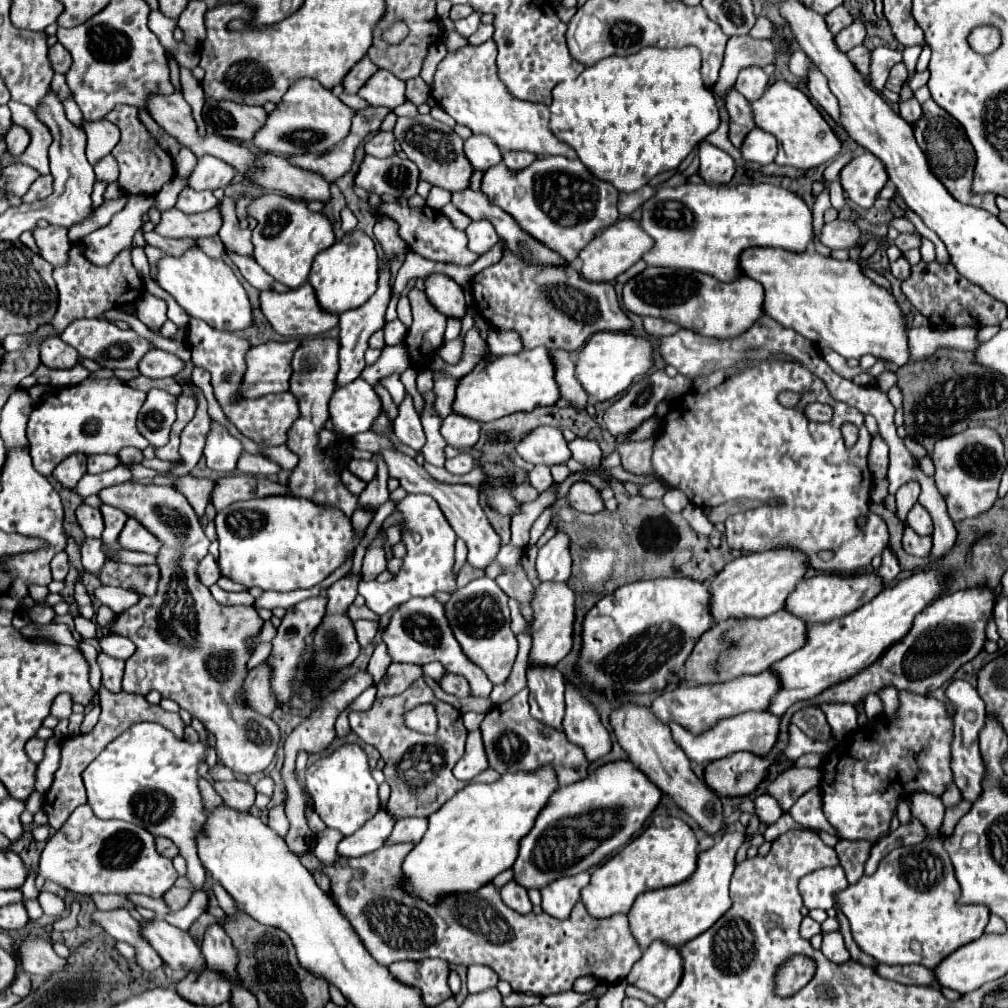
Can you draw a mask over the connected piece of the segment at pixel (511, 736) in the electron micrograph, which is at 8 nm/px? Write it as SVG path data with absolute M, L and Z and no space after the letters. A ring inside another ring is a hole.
M526 688L520 690L516 696L512 696L508 702L494 706L482 720L480 730L488 764L500 774L518 770L536 770L544 764L554 764L558 772L558 782L562 786L574 784L588 776L588 760L584 756L584 750L572 744L562 730L550 728L530 716Z

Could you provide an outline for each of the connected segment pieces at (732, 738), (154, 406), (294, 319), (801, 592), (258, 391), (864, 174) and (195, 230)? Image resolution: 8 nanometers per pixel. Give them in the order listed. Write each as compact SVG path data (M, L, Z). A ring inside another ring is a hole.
M742 712L738 716L720 720L718 724L704 730L702 734L692 734L690 730L686 730L684 726L680 726L676 722L670 722L668 726L672 730L674 742L686 752L686 756L692 762L710 764L714 760L720 760L720 758L730 756L730 754L740 752L740 750L748 750L748 752L756 752L758 756L766 756L766 752L770 752L770 748L778 740L778 720L780 718L770 714L770 712Z
M150 390L138 414L138 432L154 446L164 446L176 420L176 396L164 390Z
M308 282L302 284L302 288L288 290L284 294L278 294L272 290L260 292L260 308L266 320L272 324L272 328L282 336L318 336L338 326L338 316L328 314L318 306L314 288Z
M864 572L854 576L844 574L816 574L812 578L802 580L796 590L786 600L786 610L794 612L796 616L802 616L808 624L814 622L826 622L834 620L838 616L846 616L846 612L854 612L854 608L860 608L862 604L870 602L878 592L882 590L882 580L876 572Z
M300 340L266 342L250 348L246 354L248 370L244 376L242 396L262 396L272 392L288 392L292 376L292 356Z
M870 152L852 158L840 172L842 188L860 208L872 208L876 194L888 182L886 166Z
M218 206L202 214L184 214L178 208L170 208L162 212L162 220L154 230L166 238L198 240L198 238L216 236L220 226L222 218L218 216Z

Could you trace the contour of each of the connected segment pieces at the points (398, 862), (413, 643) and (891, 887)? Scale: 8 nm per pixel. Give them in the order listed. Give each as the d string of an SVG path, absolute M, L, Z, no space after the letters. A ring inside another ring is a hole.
M390 844L374 850L372 854L360 856L360 858L344 858L338 856L334 864L324 866L312 850L300 852L298 858L300 862L310 870L316 872L320 870L330 878L330 896L340 908L340 912L348 918L348 922L354 926L358 936L362 938L364 946L368 952L384 966L390 966L392 962L400 960L424 960L424 958L442 958L452 964L484 964L492 968L500 980L506 980L514 992L534 992L540 996L548 994L558 994L572 990L572 984L578 976L594 976L599 981L613 984L622 980L632 964L642 956L642 948L638 952L638 942L630 932L628 918L624 914L606 918L606 920L594 920L588 916L586 908L582 902L578 902L566 920L552 918L550 914L518 914L516 910L508 908L500 900L500 890L488 882L476 892L456 892L456 894L446 894L442 896L436 904L428 904L426 900L418 896L410 896L406 890L402 890L402 862L406 854L414 848L416 844ZM354 868L364 868L366 876L362 880L354 880L352 872Z
M410 598L408 602L400 604L398 610L390 616L388 624L382 628L382 640L388 646L388 654L392 662L424 666L428 662L438 660L444 664L448 672L462 674L470 682L474 696L488 696L492 692L492 682L486 678L482 668L476 666L472 660L468 660L466 654L462 652L448 624L444 604L440 604L436 598Z
M942 840L920 842L914 846L900 846L882 858L878 870L872 876L862 876L856 884L850 884L836 894L836 906L850 922L854 942L862 952L884 964L922 964L934 968L946 954L952 954L960 946L980 938L988 924L990 912L982 906L958 904L960 886L954 880L954 868Z

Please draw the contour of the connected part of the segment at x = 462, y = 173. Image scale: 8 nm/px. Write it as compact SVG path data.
M418 114L414 118L398 116L392 132L394 132L394 138L400 142L404 154L418 166L422 180L428 180L432 186L440 186L450 192L470 186L472 168L464 156L464 148L462 148L464 140L450 126L434 120L430 114L426 116Z

